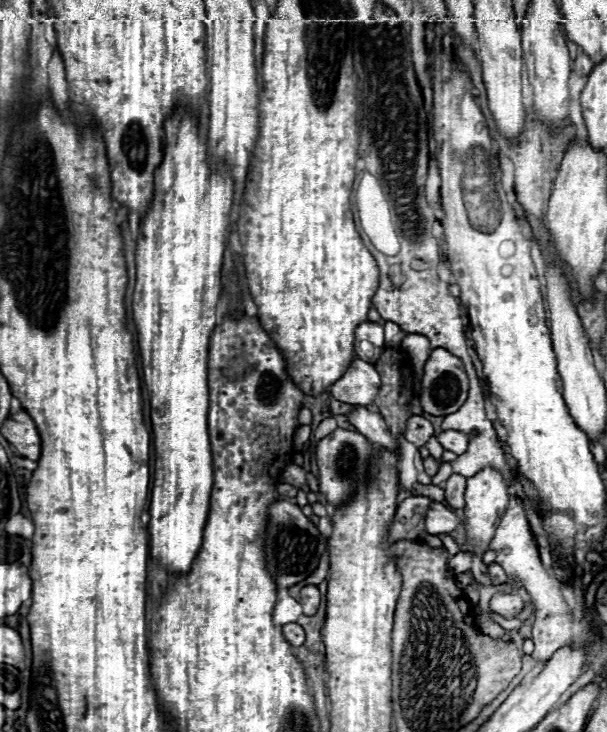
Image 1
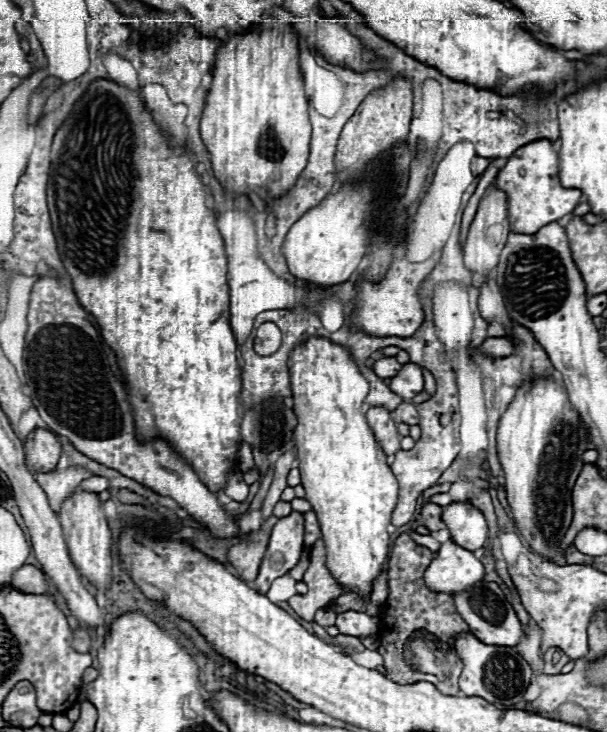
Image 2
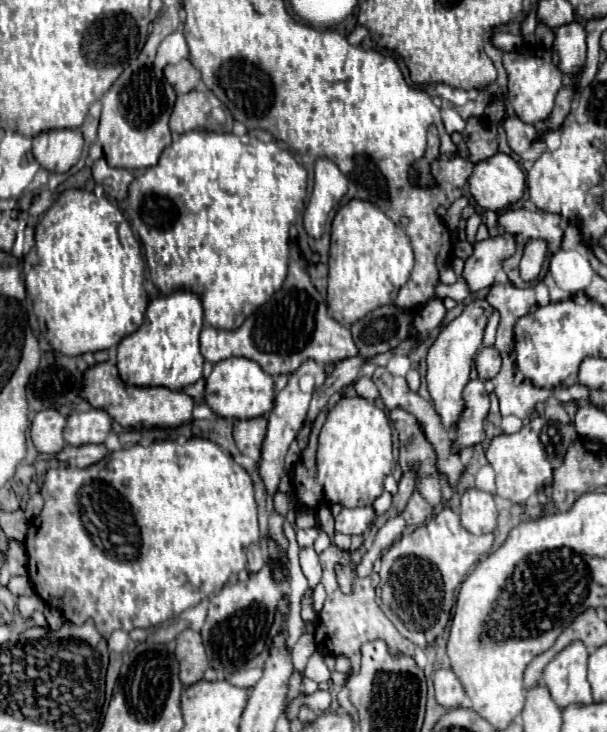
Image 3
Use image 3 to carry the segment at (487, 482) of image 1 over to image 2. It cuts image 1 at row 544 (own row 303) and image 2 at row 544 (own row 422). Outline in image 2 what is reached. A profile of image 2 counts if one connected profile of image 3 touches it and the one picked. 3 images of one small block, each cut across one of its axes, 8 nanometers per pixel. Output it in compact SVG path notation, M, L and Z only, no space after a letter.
M452 540L444 542L436 552L436 558L424 572L424 582L432 592L464 592L472 588L472 584L484 578L484 566L480 560L462 546Z

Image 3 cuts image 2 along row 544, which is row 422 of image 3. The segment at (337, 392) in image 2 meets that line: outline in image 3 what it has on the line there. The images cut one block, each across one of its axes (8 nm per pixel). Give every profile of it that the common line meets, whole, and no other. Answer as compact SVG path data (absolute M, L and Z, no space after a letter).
M352 396L342 398L322 426L316 454L318 472L324 474L324 500L344 508L370 506L384 492L384 478L394 468L392 428L386 412L372 402Z

